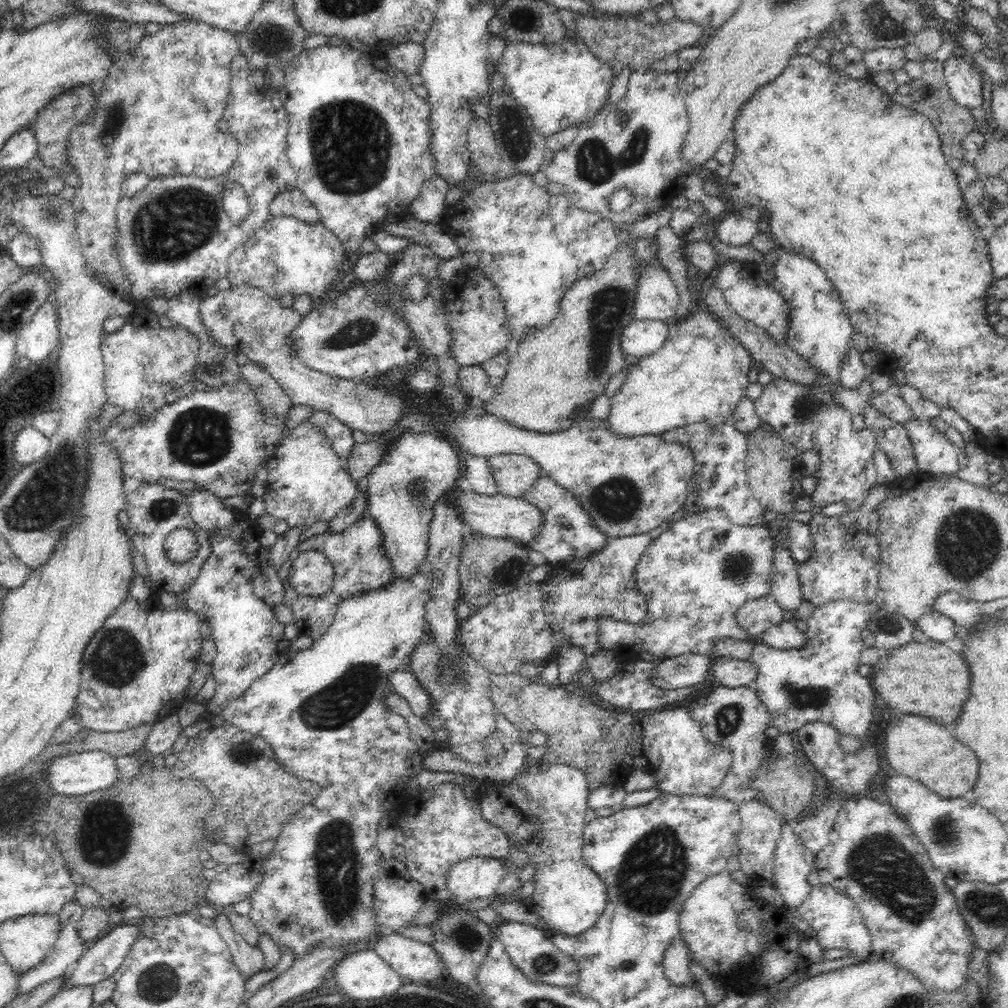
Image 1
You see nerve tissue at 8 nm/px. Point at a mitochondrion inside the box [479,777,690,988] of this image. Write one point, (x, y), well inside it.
(659, 855)

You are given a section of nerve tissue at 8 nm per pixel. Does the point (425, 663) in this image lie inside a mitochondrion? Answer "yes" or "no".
yes

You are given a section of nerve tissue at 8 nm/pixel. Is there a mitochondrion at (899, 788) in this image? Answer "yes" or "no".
no

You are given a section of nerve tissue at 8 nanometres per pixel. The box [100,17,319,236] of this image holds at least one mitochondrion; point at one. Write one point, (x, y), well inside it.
(273, 36)

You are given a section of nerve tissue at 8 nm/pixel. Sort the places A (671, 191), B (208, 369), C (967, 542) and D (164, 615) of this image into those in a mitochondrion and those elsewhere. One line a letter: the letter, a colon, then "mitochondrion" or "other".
A: other
B: other
C: mitochondrion
D: other

